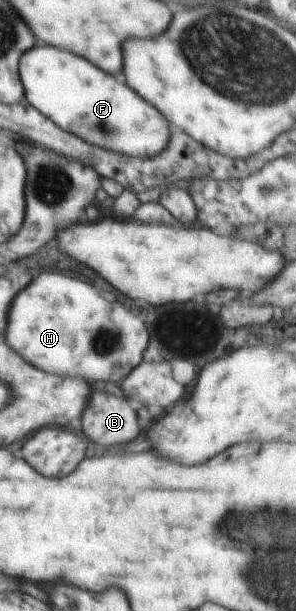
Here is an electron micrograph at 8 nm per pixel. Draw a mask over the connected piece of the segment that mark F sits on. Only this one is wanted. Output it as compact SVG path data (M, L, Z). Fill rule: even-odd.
M38 43L20 57L18 73L24 86L25 103L60 129L92 145L128 157L154 157L170 143L172 127L168 119L126 83L114 81L112 75L100 71L84 57Z

